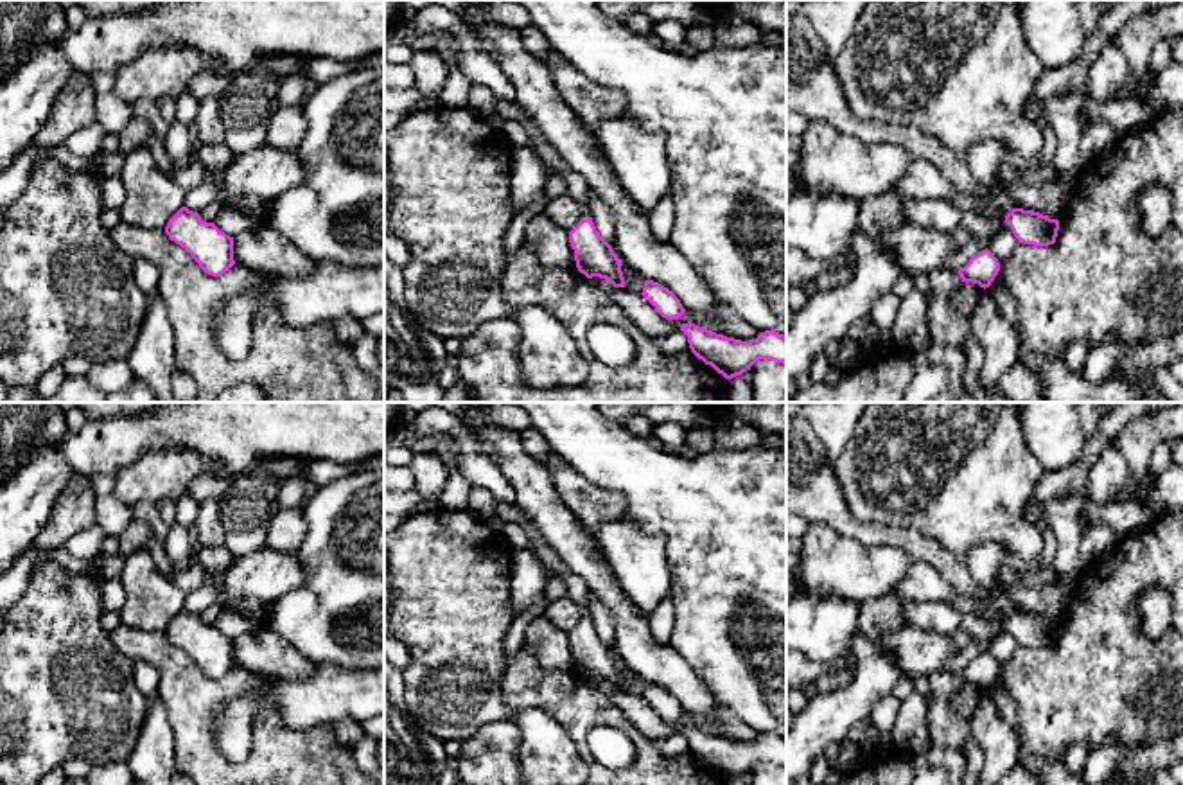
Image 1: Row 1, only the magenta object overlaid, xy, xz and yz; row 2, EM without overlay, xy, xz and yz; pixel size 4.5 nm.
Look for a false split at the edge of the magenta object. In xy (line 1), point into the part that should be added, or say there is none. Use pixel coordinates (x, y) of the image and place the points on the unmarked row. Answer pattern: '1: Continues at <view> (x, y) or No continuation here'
1: No continuation here

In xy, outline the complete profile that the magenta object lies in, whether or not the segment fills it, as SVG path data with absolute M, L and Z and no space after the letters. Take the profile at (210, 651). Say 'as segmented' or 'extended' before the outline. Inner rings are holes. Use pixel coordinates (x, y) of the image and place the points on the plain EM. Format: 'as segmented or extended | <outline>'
as segmented | M181 609L169 622L165 636L212 679L223 677L235 666L233 639L221 634L214 625L203 623L197 614L187 609Z

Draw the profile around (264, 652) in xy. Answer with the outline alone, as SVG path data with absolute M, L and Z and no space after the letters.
M267 625L233 639L233 663L262 679L285 681L305 679L318 666Z

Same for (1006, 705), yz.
M1002 674L995 679L989 688L993 701L996 702L998 713L1003 717L1005 724L1011 726L1014 731L1018 728L1018 706L1016 701L1011 697Z

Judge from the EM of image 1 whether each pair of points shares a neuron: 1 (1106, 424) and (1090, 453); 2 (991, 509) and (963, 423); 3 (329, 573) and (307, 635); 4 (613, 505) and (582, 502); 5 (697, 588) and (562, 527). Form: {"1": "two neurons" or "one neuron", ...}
{"1": "one neuron", "2": "one neuron", "3": "one neuron", "4": "one neuron", "5": "two neurons"}

